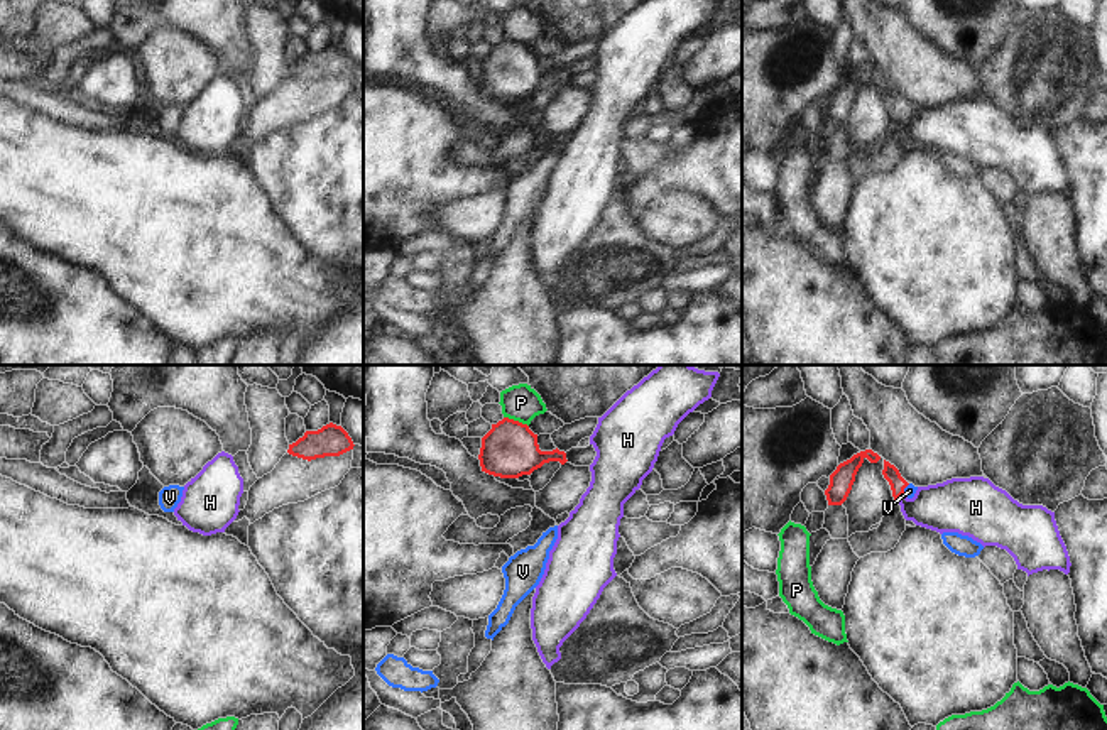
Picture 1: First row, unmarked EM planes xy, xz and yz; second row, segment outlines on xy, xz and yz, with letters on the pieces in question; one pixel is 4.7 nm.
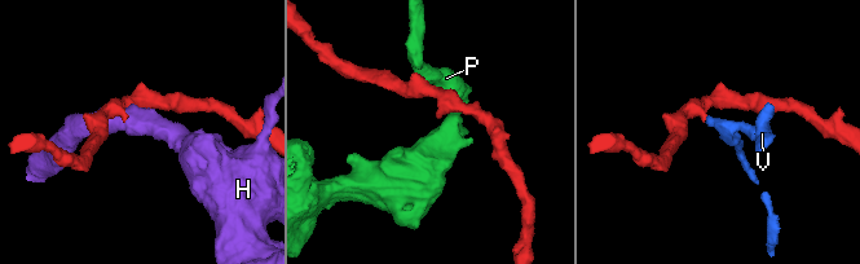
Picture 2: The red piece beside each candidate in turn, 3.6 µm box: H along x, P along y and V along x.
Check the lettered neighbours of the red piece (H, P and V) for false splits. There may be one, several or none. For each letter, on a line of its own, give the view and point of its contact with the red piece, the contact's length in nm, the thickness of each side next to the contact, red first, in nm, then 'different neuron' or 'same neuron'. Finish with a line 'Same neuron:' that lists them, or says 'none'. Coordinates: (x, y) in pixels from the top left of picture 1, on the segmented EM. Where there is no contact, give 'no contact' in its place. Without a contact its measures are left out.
H: yz (899, 495) | 60 nm | 80/240 nm | different neuron
P: xz (516, 421) | 130 nm | 280/170 nm | different neuron
V: yz (905, 487) | 60 nm | 80/60 nm | same neuron
Same neuron: V

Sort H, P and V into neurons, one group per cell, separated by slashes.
H / P / V

